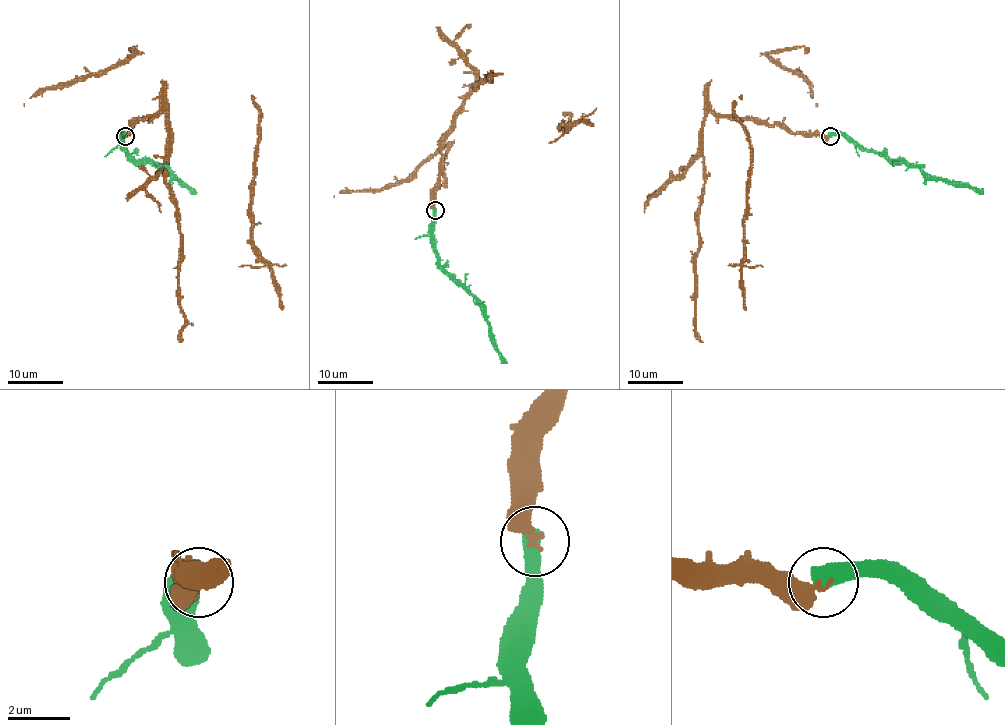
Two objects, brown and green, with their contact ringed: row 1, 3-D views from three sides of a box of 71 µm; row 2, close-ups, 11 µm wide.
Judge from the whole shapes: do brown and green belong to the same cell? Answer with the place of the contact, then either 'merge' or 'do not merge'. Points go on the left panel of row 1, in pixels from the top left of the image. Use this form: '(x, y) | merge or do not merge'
(125, 136) | merge

